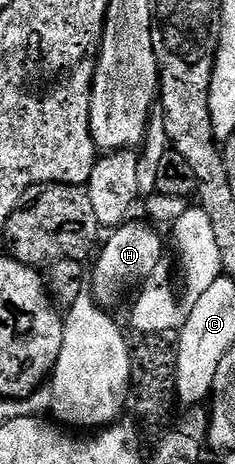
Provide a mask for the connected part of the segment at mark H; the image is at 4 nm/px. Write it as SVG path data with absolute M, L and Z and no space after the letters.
M129 221L120 224L109 234L112 235L109 239L107 236L103 240L95 256L96 273L91 274L90 289L96 302L105 309L112 309L131 287L139 288L145 281L151 280L151 275L160 267L160 258L164 255L164 239L156 232L159 230L155 226L144 223Z

